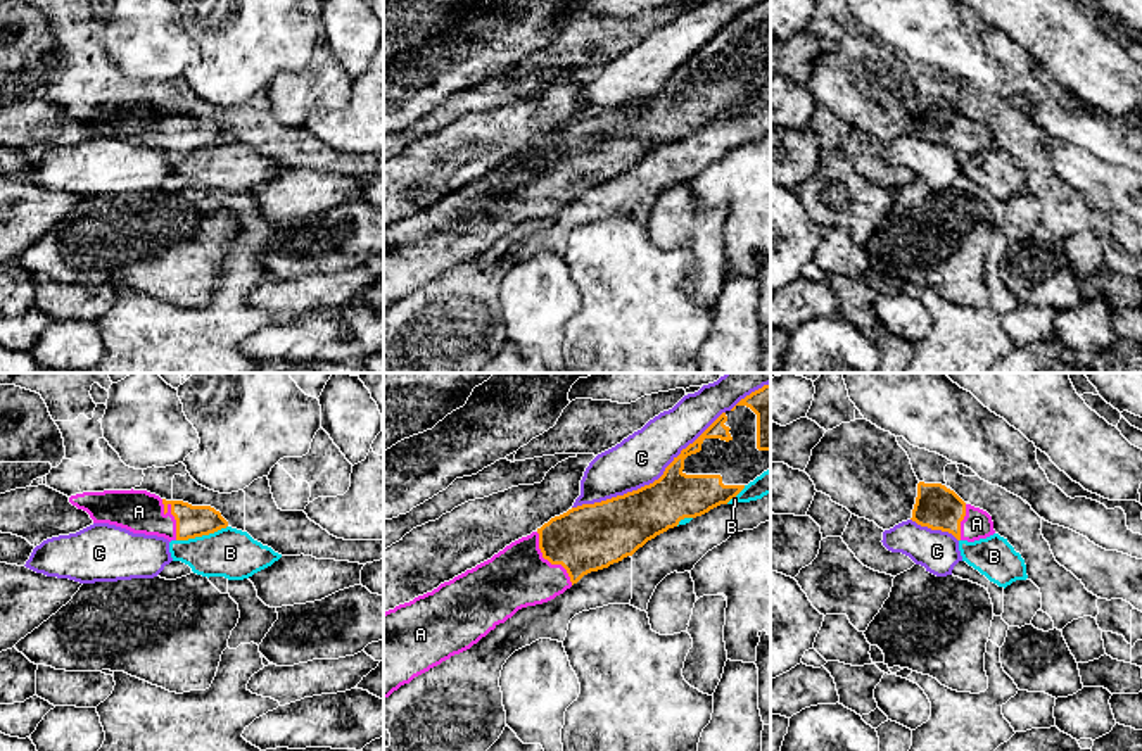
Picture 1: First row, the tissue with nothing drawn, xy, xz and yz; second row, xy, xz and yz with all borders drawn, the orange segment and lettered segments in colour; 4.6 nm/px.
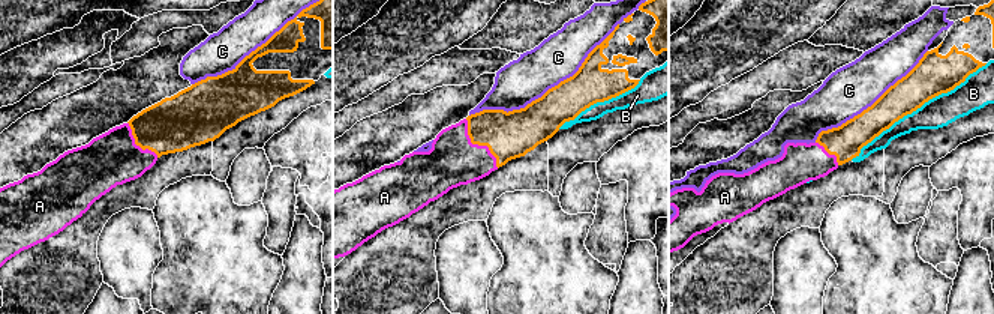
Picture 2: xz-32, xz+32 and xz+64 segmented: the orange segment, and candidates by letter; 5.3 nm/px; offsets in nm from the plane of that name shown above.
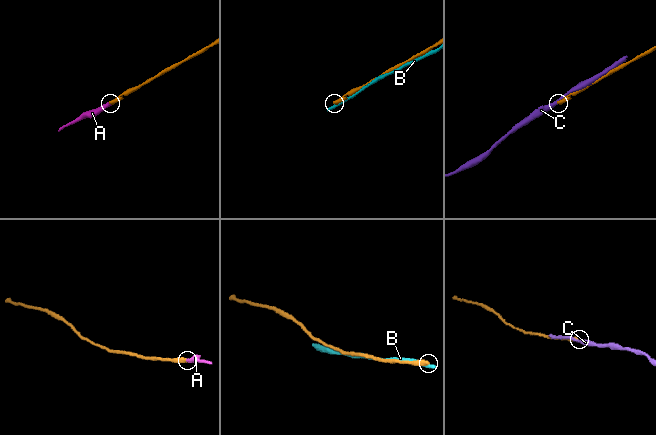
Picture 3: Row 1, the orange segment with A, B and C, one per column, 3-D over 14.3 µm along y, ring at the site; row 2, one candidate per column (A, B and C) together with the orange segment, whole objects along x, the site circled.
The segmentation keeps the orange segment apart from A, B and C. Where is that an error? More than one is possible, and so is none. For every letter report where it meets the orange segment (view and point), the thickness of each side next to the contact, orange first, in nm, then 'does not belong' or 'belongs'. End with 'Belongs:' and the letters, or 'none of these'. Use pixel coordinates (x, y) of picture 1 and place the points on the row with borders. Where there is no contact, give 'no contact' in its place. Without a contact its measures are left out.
A: meets orange in xy at (175, 518); 150 nm thick on the orange side, 200 nm on the other; belongs
B: meets orange in xy at (201, 536); 150 nm thick on the orange side, 240 nm on the other; does not belong
C: meets orange in xz at (650, 484); 280 nm thick on the orange side, 240 nm on the other; does not belong
Belongs: A

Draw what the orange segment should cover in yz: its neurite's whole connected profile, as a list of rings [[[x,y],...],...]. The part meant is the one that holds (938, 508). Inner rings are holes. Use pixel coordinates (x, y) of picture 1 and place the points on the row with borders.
[[[917,483],[912,521],[931,530],[952,533],[957,540],[974,542],[995,533],[992,516],[966,504],[942,483]]]

